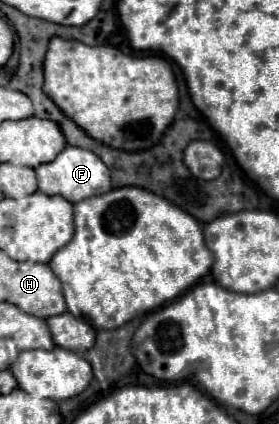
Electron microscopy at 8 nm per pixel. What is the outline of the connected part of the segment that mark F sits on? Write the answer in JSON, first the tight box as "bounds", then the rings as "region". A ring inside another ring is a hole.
{"bounds":[35,145,111,203],"region":[[[67,145],[53,161],[43,163],[35,169],[39,191],[45,195],[59,195],[65,197],[71,203],[77,203],[81,199],[89,199],[93,195],[103,195],[111,189],[111,173],[107,165],[93,153],[81,147]]]}

